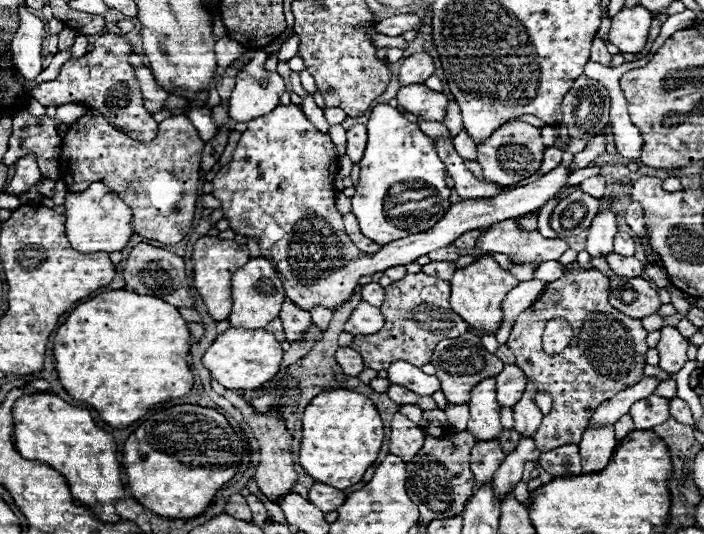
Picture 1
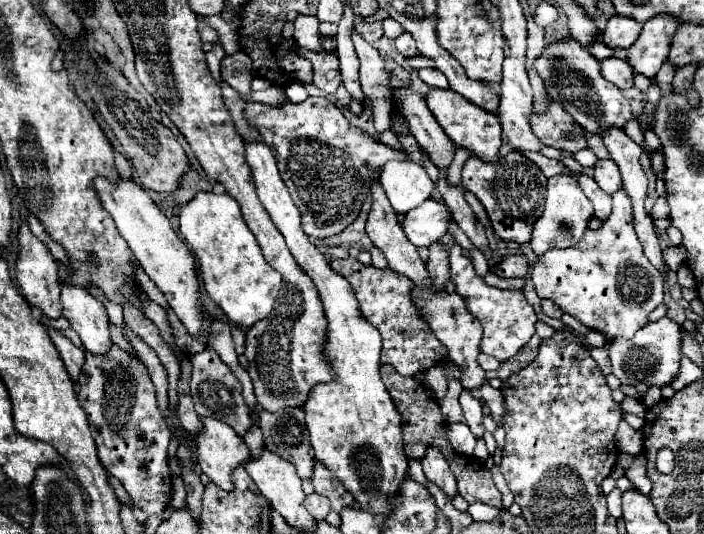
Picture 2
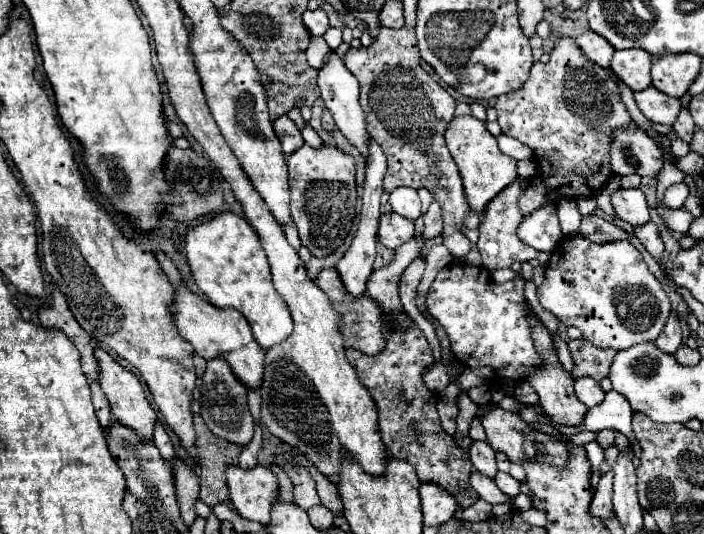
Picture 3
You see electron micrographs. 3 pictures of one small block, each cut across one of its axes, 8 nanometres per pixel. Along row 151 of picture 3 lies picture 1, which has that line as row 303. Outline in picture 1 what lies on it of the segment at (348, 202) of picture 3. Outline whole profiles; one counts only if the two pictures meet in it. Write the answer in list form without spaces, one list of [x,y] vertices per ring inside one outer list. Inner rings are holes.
[[[288,104],[250,120],[232,160],[222,166],[212,180],[212,196],[220,200],[230,228],[236,234],[258,240],[262,258],[274,262],[276,272],[282,276],[280,280],[288,300],[304,310],[316,304],[336,308],[336,304],[352,296],[360,276],[384,272],[390,266],[406,266],[432,250],[450,246],[456,236],[468,230],[488,228],[500,220],[520,218],[540,210],[566,186],[572,170],[566,164],[558,164],[536,182],[502,192],[492,200],[464,200],[452,204],[444,218],[430,230],[384,244],[384,248],[372,256],[360,252],[342,230],[342,214],[336,210],[336,174],[338,148],[330,136],[316,130],[298,106]]]

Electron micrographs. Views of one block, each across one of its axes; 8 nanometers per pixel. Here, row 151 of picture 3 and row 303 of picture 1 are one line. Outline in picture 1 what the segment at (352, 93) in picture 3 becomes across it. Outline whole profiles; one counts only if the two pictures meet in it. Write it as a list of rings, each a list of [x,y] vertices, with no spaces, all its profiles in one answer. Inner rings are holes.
[[[360,300],[358,306],[352,310],[348,322],[344,324],[344,332],[352,334],[352,336],[358,336],[358,334],[368,336],[372,332],[378,332],[382,326],[384,326],[384,316],[382,316],[380,308],[370,306],[368,302]]]

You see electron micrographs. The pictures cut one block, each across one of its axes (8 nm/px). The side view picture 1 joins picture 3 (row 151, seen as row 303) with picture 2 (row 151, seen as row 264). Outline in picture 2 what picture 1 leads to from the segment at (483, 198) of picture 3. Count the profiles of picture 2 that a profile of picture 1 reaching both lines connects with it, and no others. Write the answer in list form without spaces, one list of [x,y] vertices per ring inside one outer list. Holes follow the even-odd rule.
[[[434,88],[428,92],[426,100],[428,100],[428,108],[432,110],[438,124],[444,128],[446,136],[454,142],[456,148],[466,148],[482,162],[498,162],[500,160],[498,150],[502,146],[502,126],[500,126],[500,120],[496,114],[478,108],[476,104],[468,102],[464,96],[456,94],[454,90]]]

